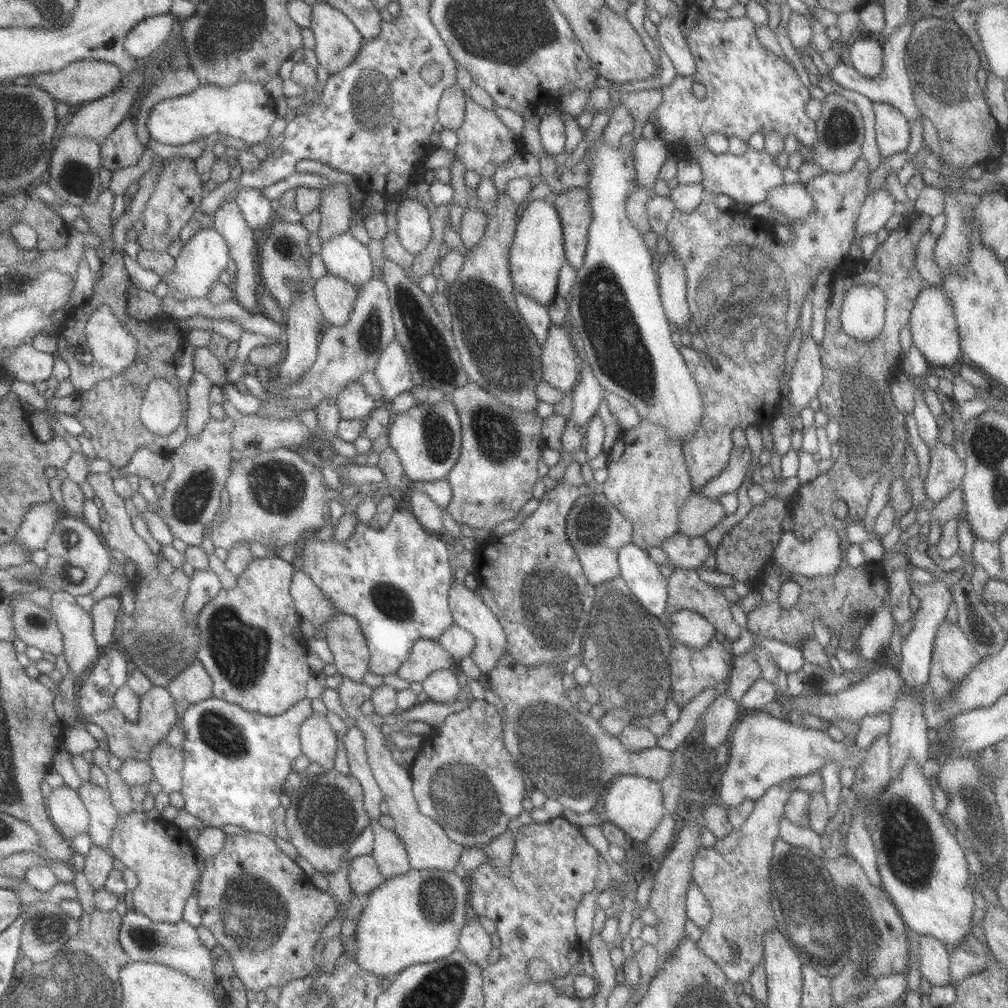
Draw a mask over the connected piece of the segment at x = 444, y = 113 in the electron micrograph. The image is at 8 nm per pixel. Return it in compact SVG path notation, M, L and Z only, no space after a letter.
M455 85L442 96L438 110L438 122L443 128L456 131L466 119L468 99L463 90Z

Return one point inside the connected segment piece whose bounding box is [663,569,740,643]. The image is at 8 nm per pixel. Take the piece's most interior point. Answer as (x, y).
(686, 591)

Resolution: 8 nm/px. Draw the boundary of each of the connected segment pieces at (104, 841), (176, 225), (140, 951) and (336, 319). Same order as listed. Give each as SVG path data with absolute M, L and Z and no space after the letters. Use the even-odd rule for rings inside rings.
M84 781L78 792L90 815L88 835L95 846L109 850L115 826L120 819L109 790L91 781Z
M173 157L174 159L162 161L164 166L159 174L157 188L153 196L149 197L147 208L143 212L144 228L139 232L136 242L145 251L167 251L173 242L180 241L183 228L201 208L203 182L198 174L196 161L189 157Z
M129 910L123 917L119 942L121 947L135 962L154 962L169 965L196 981L204 984L214 995L218 996L220 979L214 973L214 956L203 945L198 927L184 920L177 924L160 923L135 910Z
M329 274L318 279L313 289L326 324L333 327L345 327L354 312L361 289L343 277Z

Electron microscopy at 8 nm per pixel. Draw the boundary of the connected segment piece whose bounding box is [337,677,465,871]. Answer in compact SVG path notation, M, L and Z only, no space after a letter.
M343 677L337 692L341 696L343 708L349 714L349 722L351 725L359 728L365 735L369 766L378 785L381 787L381 792L383 792L384 810L394 820L394 831L406 846L410 865L413 869L419 871L435 869L443 869L444 871L455 870L455 866L457 866L465 847L451 840L446 829L439 824L439 821L435 821L433 818L419 812L415 796L413 796L414 780L411 776L410 768L406 768L401 764L398 754L385 746L385 740L383 740L385 736L383 736L381 729L371 722L371 715L365 715L361 712L361 704L367 702L367 700L372 701L374 690L367 684L354 682L349 678Z

